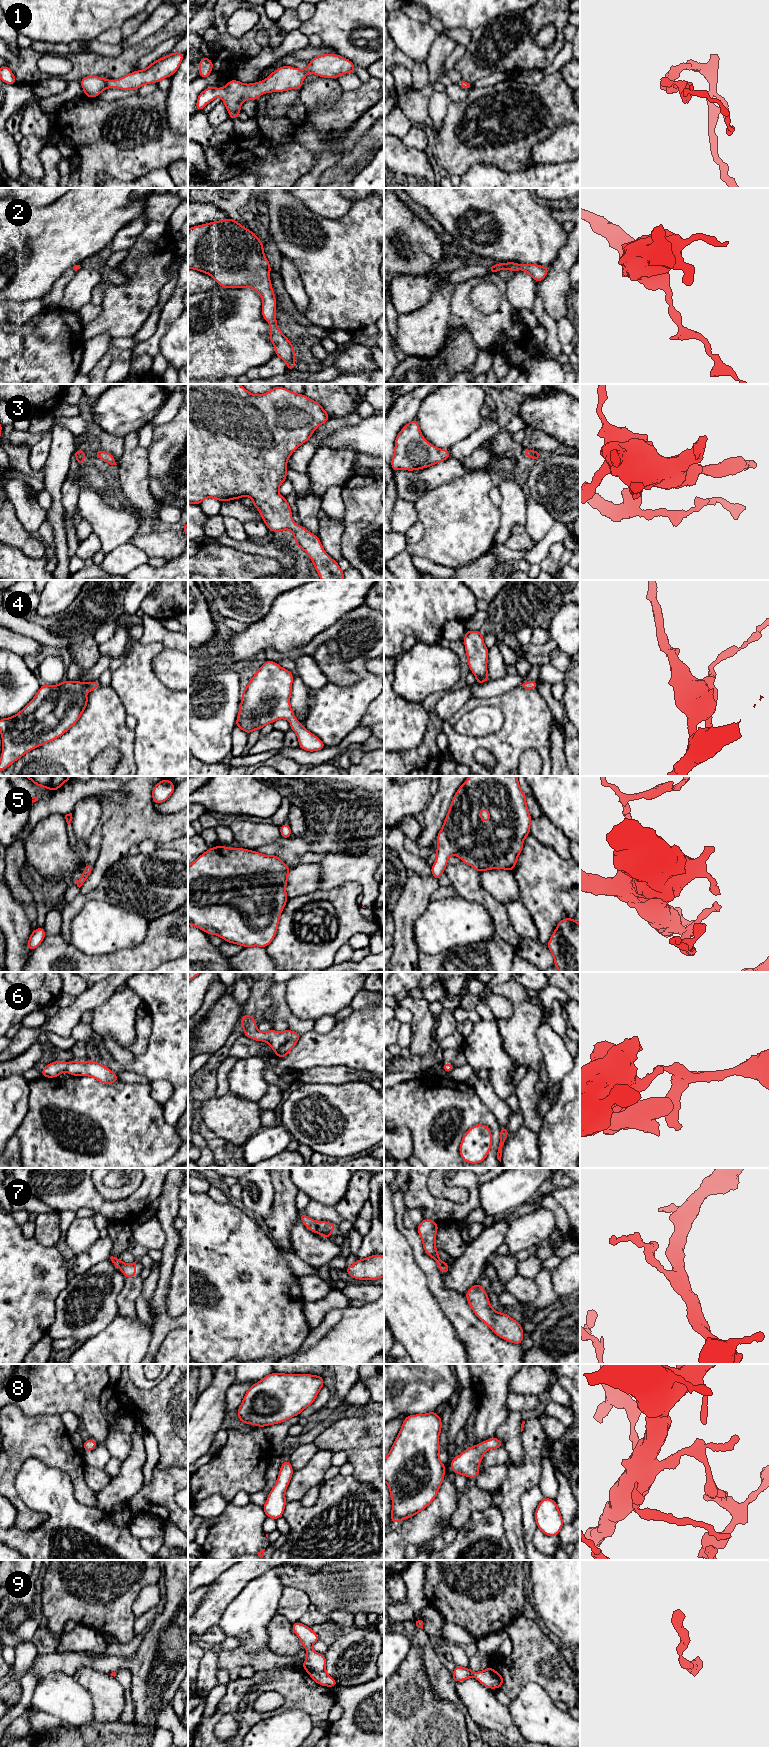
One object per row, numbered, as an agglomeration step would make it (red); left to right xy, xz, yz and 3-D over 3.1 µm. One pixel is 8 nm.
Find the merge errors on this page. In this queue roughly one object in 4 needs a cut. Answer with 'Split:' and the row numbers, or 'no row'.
Split: no row

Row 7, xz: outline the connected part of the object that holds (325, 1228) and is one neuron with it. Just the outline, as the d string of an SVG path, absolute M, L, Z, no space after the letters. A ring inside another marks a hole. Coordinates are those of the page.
M303 1212L300 1213L302 1223L313 1233L319 1233L323 1237L331 1238L332 1230L337 1228L336 1224L327 1221L315 1221Z

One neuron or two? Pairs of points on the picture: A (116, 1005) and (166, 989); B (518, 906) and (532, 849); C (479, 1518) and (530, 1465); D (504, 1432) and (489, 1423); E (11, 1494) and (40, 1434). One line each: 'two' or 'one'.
A: two
B: two
C: two
D: two
E: one

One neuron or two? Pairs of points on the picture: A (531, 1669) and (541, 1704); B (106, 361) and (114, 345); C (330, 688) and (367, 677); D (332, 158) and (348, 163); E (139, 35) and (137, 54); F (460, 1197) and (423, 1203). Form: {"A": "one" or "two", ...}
{"A": "two", "B": "two", "C": "one", "D": "two", "E": "two", "F": "two"}

